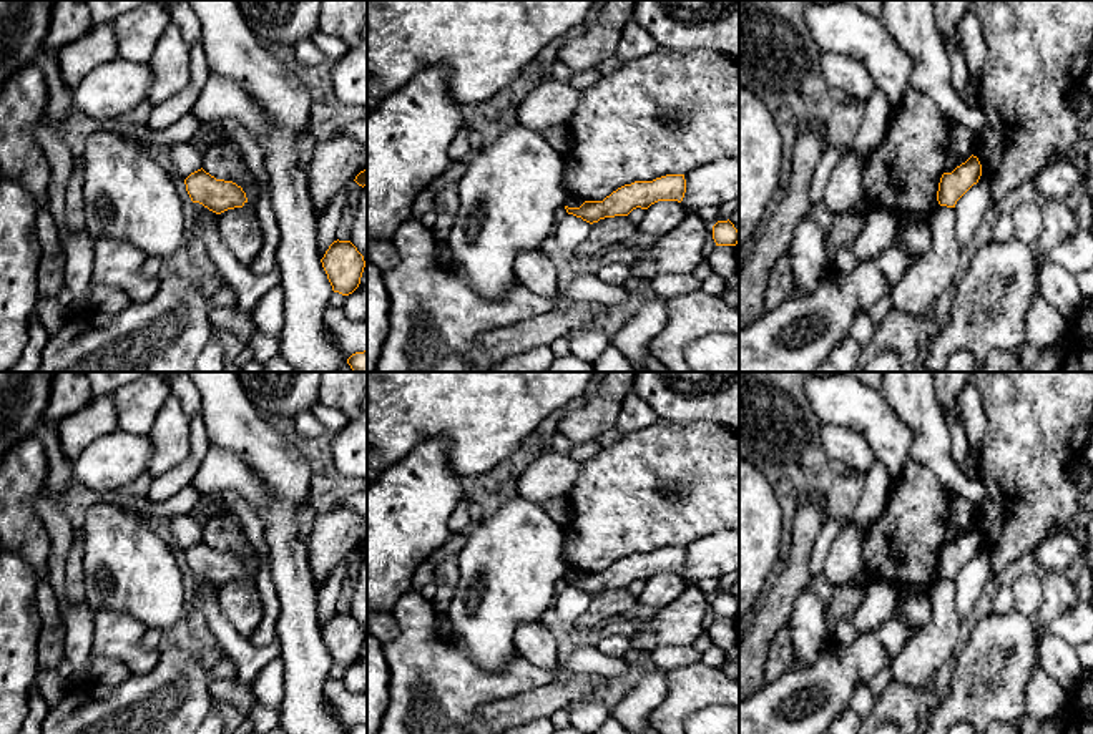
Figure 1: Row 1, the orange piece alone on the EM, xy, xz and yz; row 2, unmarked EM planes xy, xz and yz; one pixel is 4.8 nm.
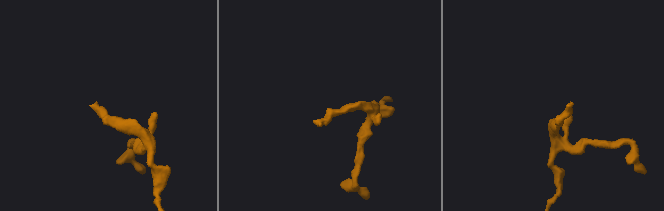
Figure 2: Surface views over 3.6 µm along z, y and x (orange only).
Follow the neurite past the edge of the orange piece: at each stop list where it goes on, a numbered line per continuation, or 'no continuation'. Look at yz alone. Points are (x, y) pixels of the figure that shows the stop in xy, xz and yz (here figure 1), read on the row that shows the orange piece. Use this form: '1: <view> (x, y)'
no continuation

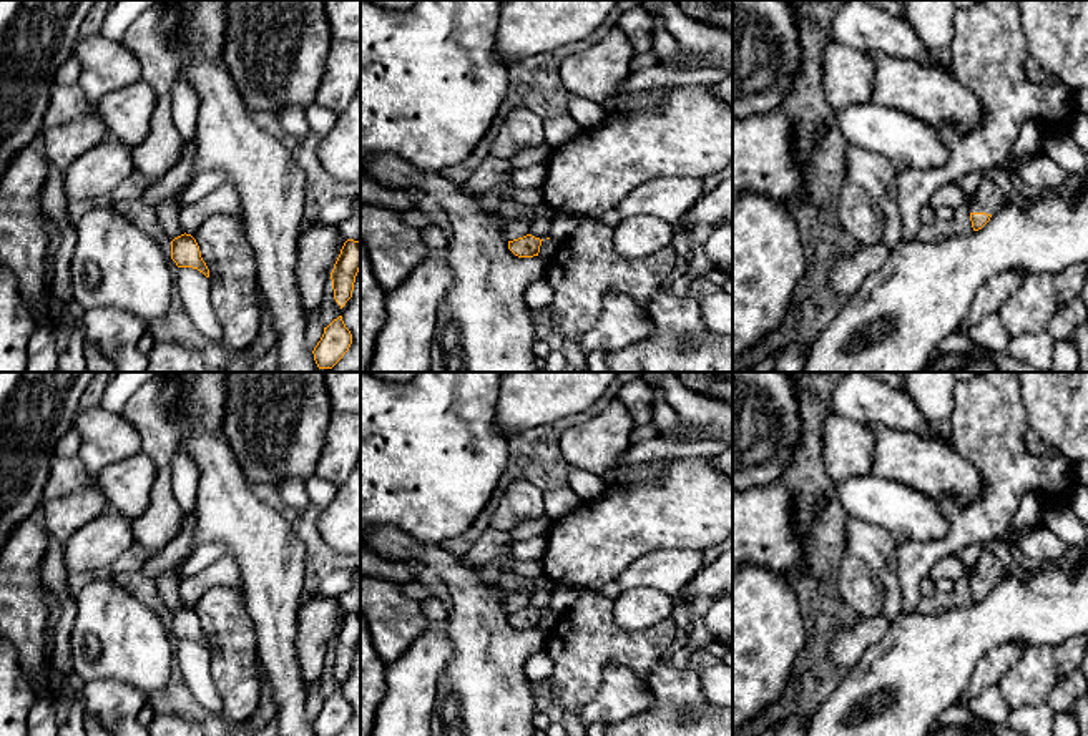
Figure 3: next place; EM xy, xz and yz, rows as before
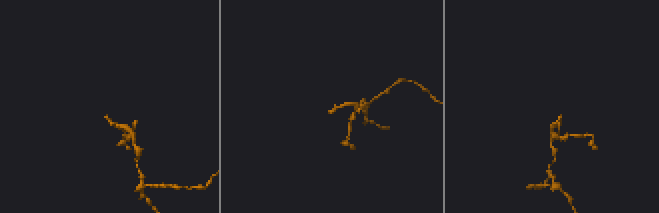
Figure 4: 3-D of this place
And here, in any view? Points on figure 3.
1: yz (989, 198)

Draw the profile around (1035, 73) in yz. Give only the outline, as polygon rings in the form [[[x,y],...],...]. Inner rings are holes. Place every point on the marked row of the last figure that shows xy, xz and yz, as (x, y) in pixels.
[[[1032,56],[1027,58],[1025,70],[1027,70],[1028,80],[1033,83],[1043,85],[1055,78],[1050,71],[1041,68]]]

